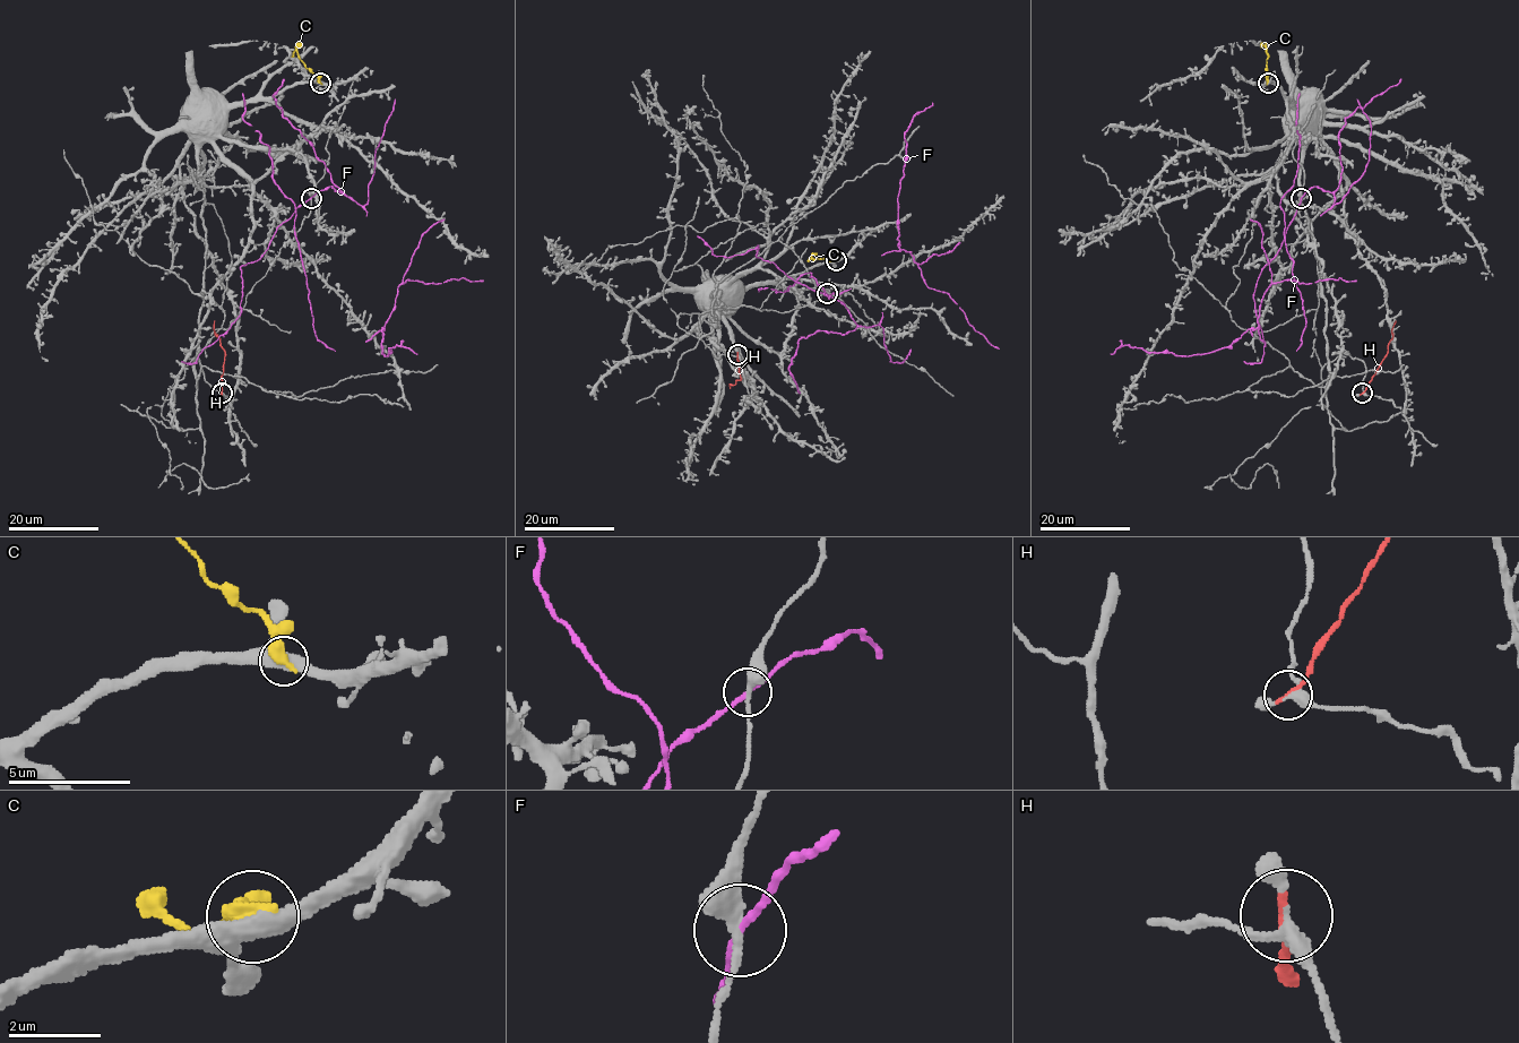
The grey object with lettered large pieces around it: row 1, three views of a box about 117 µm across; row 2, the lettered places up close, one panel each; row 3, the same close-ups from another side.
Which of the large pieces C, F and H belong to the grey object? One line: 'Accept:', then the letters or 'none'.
Accept: none

